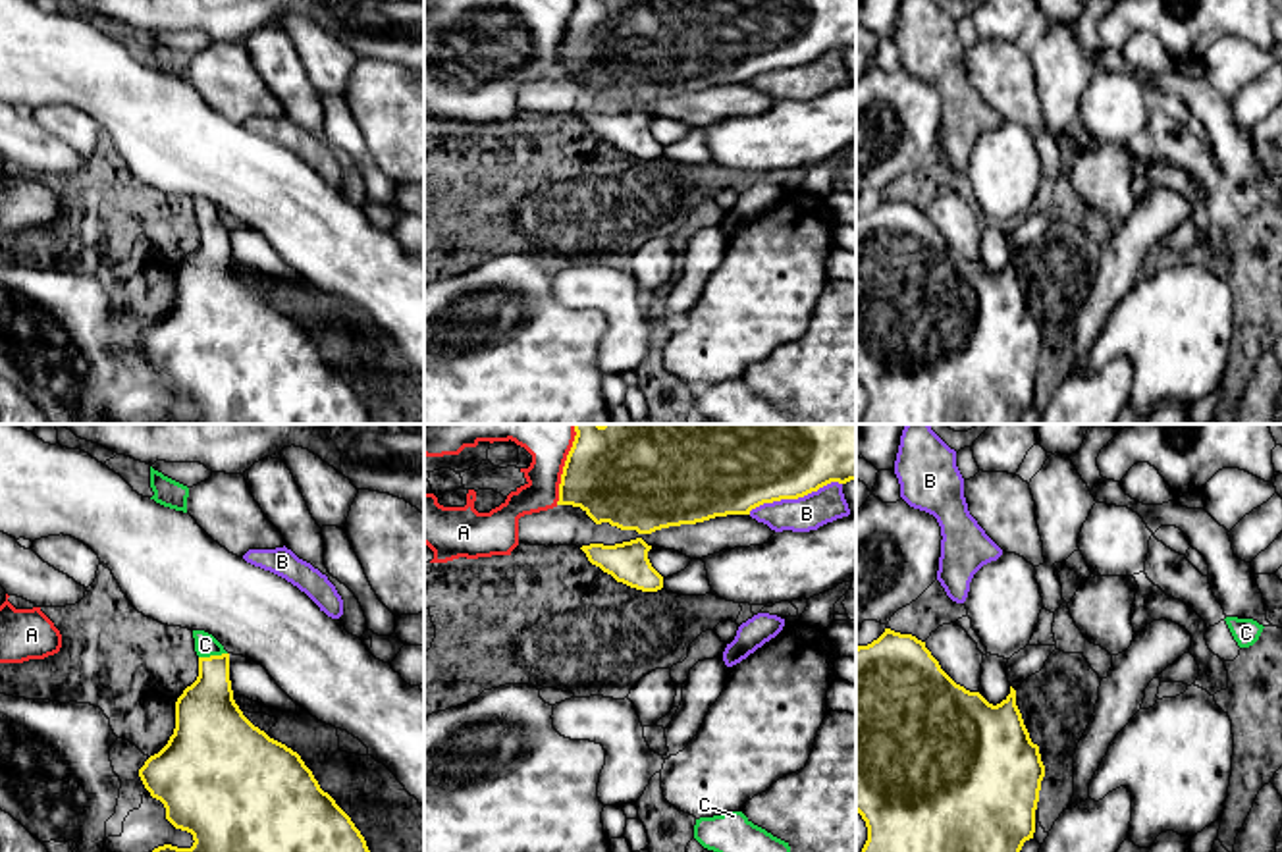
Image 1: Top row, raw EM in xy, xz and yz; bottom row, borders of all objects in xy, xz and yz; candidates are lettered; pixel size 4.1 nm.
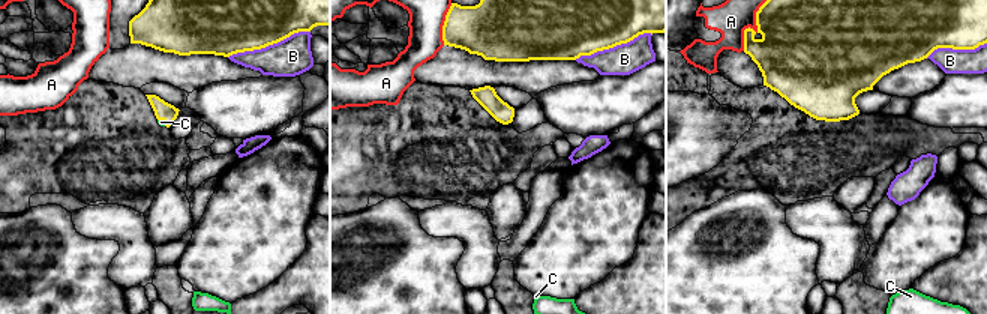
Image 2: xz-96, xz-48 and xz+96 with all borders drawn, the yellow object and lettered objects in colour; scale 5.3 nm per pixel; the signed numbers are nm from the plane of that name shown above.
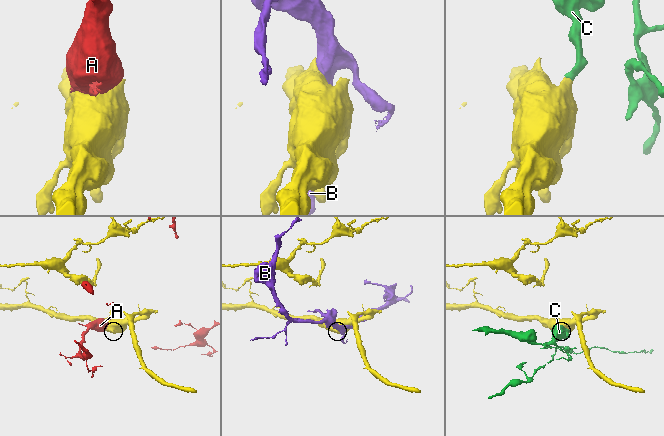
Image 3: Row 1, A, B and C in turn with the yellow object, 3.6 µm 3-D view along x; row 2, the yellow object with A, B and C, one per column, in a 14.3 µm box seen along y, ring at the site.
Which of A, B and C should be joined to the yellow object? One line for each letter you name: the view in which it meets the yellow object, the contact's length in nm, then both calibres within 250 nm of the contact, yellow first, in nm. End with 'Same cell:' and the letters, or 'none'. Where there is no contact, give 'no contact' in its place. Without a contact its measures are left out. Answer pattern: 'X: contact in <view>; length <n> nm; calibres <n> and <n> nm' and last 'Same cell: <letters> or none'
C: contact in xy; length 120 nm; calibres 260 and 100 nm
Same cell: C

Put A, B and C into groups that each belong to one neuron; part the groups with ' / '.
A / B / C

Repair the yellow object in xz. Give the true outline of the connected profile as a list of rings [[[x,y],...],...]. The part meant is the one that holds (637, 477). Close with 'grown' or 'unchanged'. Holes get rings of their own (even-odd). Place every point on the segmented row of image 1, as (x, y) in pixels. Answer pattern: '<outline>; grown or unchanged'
[[[574,424],[557,505],[580,507],[596,524],[652,534],[715,517],[750,515],[781,499],[856,480],[856,424]]]; unchanged

